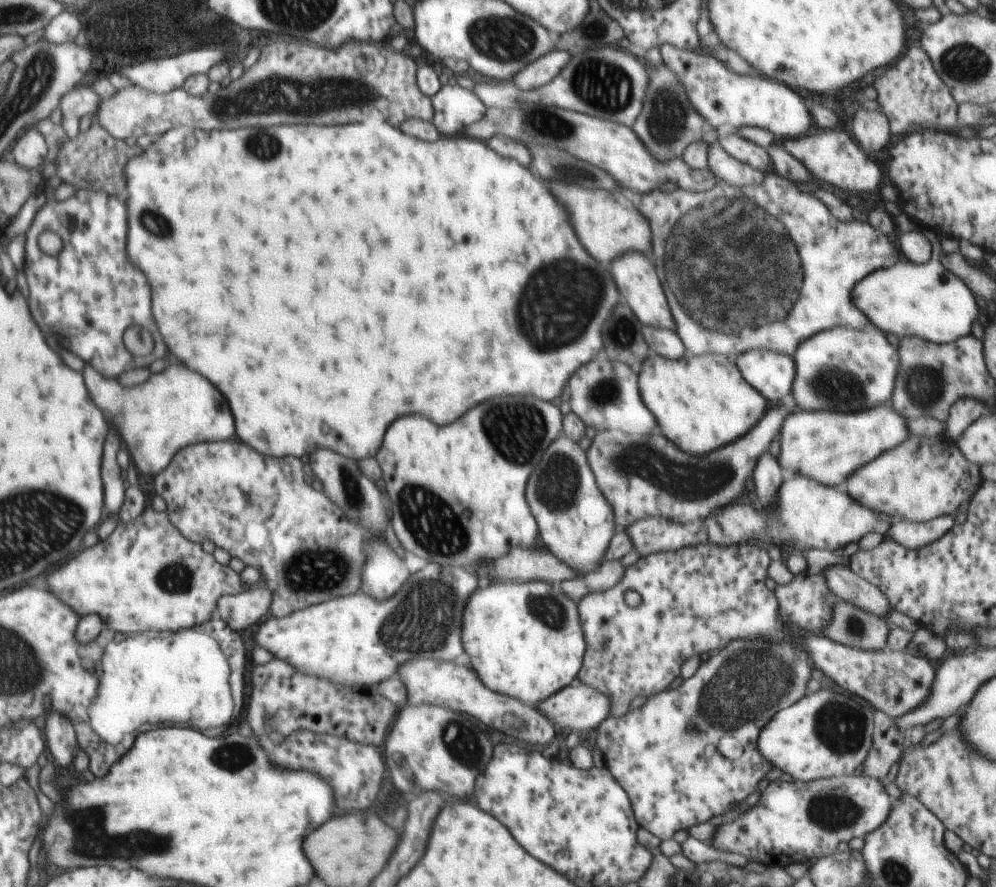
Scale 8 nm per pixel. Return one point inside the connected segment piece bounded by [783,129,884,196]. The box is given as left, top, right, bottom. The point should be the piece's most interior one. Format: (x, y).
(832, 156)

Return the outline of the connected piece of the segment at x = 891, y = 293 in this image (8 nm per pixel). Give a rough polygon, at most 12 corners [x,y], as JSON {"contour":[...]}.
{"contour":[[936,254],[854,286],[879,331],[938,344],[970,334],[978,304]]}

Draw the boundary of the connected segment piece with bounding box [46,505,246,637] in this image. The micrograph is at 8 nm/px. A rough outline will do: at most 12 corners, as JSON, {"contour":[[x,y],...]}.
{"contour":[[151,505],[46,584],[121,637],[246,590]]}

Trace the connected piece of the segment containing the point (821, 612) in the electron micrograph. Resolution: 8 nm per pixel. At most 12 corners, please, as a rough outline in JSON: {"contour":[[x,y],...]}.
{"contour":[[822,573],[775,585],[782,621],[823,636],[837,596]]}

